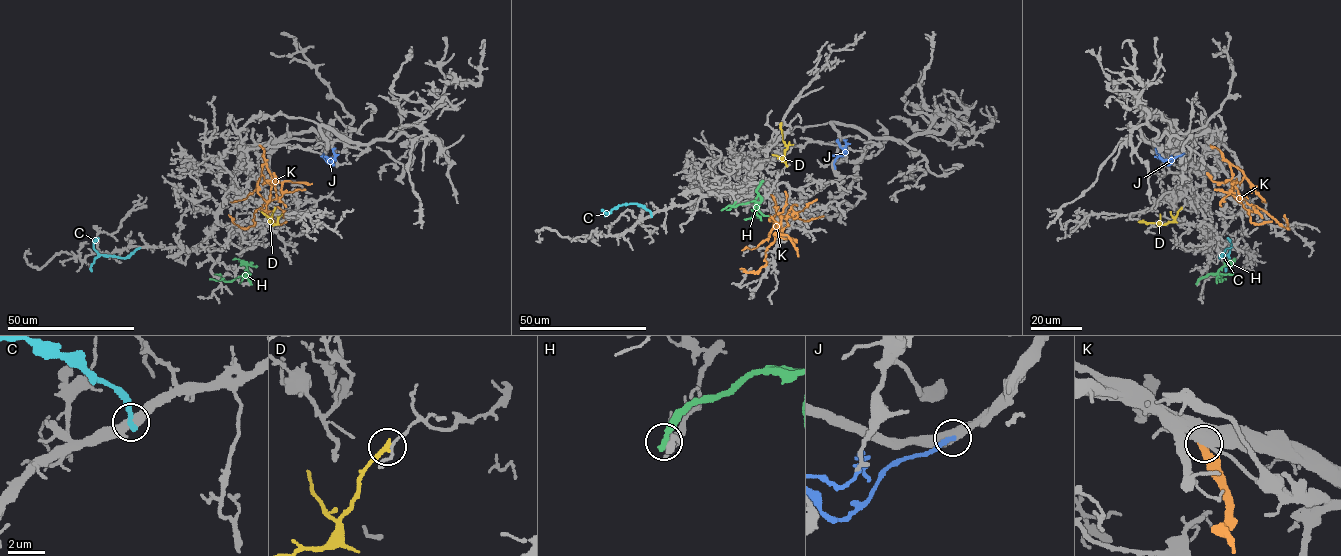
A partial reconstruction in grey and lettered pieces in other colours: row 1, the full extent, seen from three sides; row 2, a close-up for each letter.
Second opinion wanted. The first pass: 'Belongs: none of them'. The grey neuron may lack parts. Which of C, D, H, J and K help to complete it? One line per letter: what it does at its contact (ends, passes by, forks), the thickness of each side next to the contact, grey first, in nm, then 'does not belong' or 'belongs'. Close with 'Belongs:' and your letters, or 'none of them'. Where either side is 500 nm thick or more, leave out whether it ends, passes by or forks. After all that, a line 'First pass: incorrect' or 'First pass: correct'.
C: it ends | 460/320 nm | does not belong
D: it ends | 120/280 nm | does not belong
H: it ends | 280/440 nm | does not belong
J: 500/280 nm | does not belong
K: 650/480 nm | does not belong
Belongs: none of them
First pass: correct

